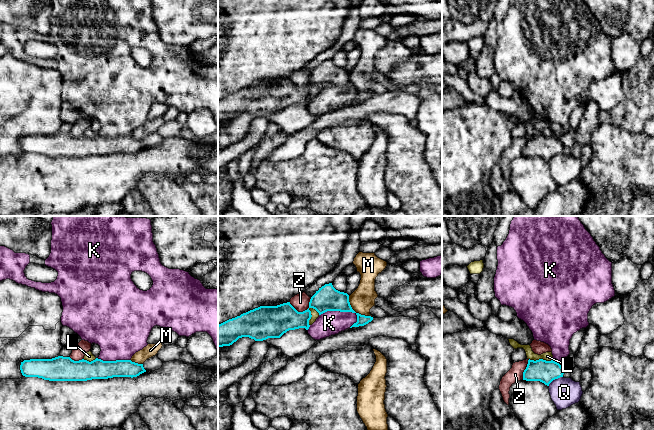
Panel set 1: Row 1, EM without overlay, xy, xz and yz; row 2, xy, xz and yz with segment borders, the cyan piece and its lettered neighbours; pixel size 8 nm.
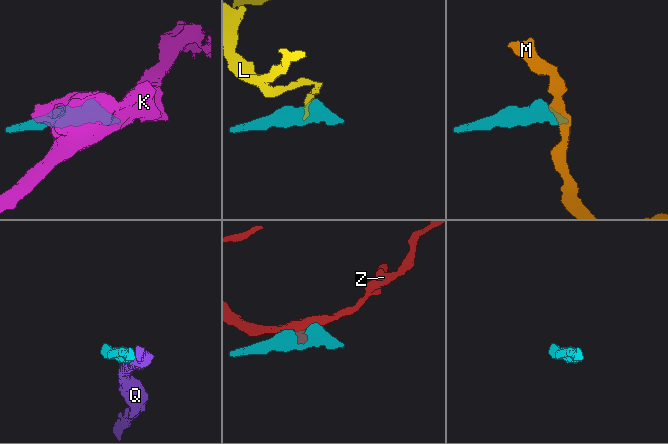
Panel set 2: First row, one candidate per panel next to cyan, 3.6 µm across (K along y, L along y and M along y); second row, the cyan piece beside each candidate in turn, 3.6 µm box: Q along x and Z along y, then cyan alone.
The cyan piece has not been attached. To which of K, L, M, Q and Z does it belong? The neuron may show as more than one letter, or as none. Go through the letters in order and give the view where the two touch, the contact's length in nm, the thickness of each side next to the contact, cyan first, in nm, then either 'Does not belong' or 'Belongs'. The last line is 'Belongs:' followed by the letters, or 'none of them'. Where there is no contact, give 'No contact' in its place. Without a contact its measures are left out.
K: Touches cyan in xz. Shared border 320 nm. Thickness 200 nm (cyan) against 190 nm. Does not belong
L: Touches cyan in xz. Shared border 150 nm. Thickness 220 nm (cyan) against 60 nm. Does not belong
M: Touches cyan in xz. Shared border 260 nm. Thickness 190 nm (cyan) against 190 nm. Does not belong
Q: Touches cyan in yz. Shared border 140 nm. Thickness 180 nm (cyan) against 240 nm. Does not belong
Z: Touches cyan in xz. Shared border 190 nm. Thickness 240 nm (cyan) against 140 nm. Does not belong
Belongs: none of them

